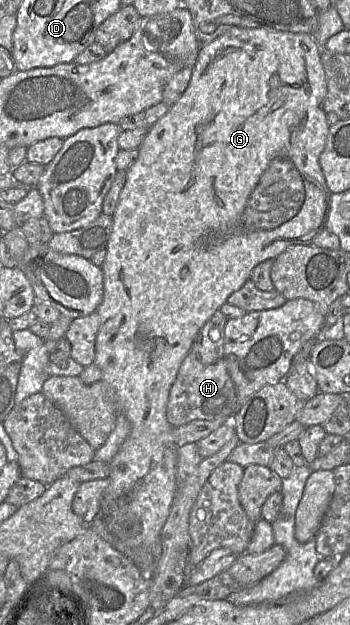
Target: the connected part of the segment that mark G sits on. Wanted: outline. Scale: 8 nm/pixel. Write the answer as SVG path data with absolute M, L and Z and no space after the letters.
M231 27L210 42L201 44L186 90L148 131L139 146L139 157L127 169L126 182L121 190L113 217L113 226L107 255L101 266L104 274L103 300L97 308L100 325L96 337L94 363L103 373L102 380L113 392L117 415L123 413L131 423L131 431L110 462L109 486L101 499L100 517L115 536L113 548L129 558L141 572L158 565L162 555L161 532L170 514L178 489L178 448L173 436L174 427L166 416L170 389L178 370L190 352L192 344L204 324L220 310L229 296L250 279L253 268L272 259L295 244L312 244L321 229L326 228L331 192L320 166L329 125L322 102L327 94L325 72L321 63L321 47L308 33L291 33L265 28Z

